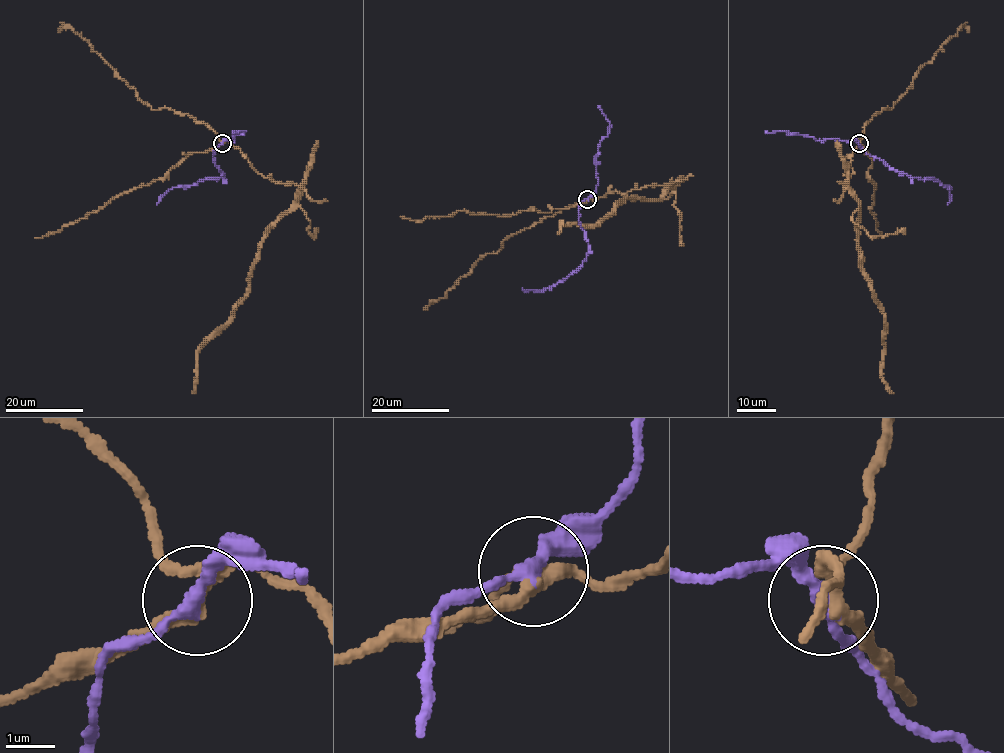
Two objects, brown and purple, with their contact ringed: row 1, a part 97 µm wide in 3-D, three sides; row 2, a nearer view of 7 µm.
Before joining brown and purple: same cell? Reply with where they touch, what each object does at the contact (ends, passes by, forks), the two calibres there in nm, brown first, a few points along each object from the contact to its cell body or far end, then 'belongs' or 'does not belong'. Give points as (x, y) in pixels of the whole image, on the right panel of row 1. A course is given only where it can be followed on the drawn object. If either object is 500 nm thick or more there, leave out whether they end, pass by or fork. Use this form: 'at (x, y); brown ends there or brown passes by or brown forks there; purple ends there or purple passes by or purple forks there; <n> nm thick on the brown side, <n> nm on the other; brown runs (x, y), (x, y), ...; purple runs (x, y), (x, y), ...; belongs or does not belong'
at (859, 143); brown forks there; purple passes by; 260 nm thick on the brown side, 280 nm on the other; brown runs (859, 143), (852, 153), (853, 172), (844, 184), (859, 205), (860, 261), (883, 315), (882, 381), (893, 393); purple runs (859, 143), (867, 154), (902, 174), (937, 180), (950, 187), (948, 204); does not belong

